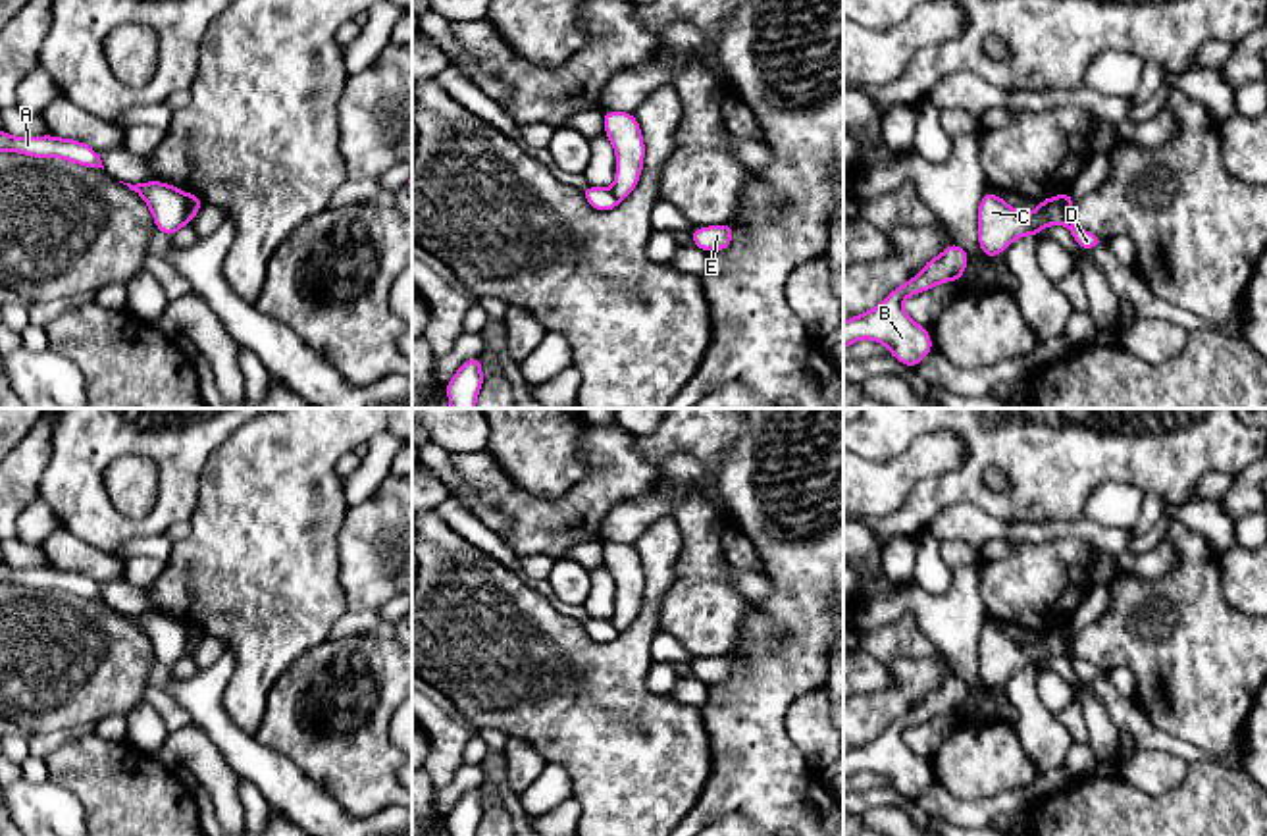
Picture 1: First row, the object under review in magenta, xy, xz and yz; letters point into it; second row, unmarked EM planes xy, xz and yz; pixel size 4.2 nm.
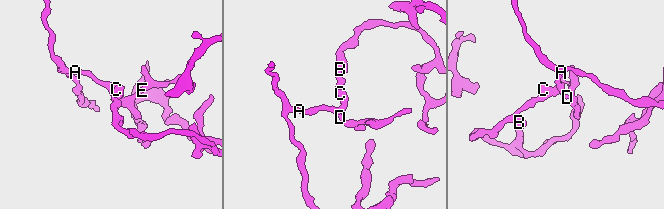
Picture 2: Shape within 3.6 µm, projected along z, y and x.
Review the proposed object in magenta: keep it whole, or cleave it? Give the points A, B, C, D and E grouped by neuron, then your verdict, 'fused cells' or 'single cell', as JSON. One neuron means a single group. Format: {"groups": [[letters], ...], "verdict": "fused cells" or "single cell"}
{"groups": [["A", "D", "E"], ["B", "C"]], "verdict": "fused cells"}

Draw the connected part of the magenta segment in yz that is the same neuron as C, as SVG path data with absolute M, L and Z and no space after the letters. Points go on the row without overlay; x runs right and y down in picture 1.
M984 624L978 636L978 674L986 692L1003 686L1019 668L1034 666L1047 659L1063 655L1063 638L1057 628L1040 632L1032 645L1021 645L999 626Z

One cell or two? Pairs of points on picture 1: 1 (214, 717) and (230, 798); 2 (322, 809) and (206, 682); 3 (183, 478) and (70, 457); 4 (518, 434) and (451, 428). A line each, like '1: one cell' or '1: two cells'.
1: two cells
2: one cell
3: one cell
4: two cells

